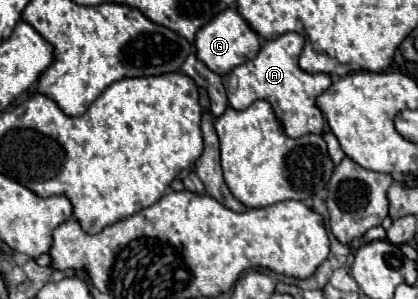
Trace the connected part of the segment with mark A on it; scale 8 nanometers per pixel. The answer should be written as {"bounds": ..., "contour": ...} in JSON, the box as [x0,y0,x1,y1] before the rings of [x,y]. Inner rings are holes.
{"bounds":[227,33,331,139],"contour":[[[285,33],[277,39],[269,39],[261,45],[261,51],[255,59],[247,61],[245,65],[235,67],[227,75],[227,87],[233,85],[231,91],[227,91],[229,105],[233,109],[247,109],[253,101],[265,99],[273,107],[277,119],[283,125],[283,131],[297,139],[307,133],[323,133],[325,119],[323,113],[317,109],[315,99],[329,89],[331,77],[325,73],[305,73],[299,69],[299,55],[303,51],[305,39],[299,33]]]}

